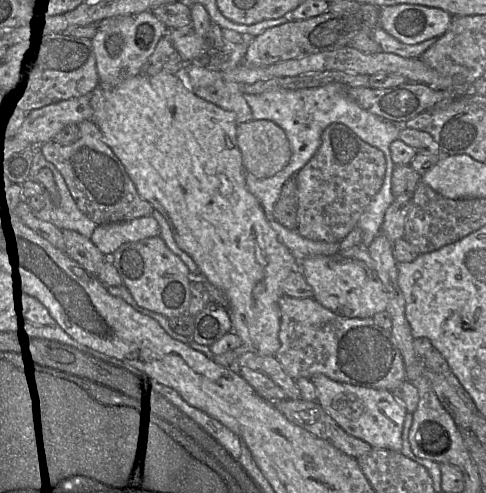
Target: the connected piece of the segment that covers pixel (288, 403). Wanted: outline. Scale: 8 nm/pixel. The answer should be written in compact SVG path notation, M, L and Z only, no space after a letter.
M284 399L273 402L293 424L314 436L328 441L335 448L357 459L372 447L362 439L347 434L319 405L317 401Z

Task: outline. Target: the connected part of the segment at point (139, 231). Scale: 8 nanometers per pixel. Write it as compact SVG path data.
M152 215L128 221L98 225L90 240L106 256L121 245L160 235L160 226Z

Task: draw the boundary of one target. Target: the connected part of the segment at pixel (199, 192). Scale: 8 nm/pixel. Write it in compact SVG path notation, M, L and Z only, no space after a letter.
M159 72L149 76L140 73L125 78L112 89L103 89L98 86L90 93L90 103L93 109L92 121L102 133L105 143L113 150L123 164L127 174L136 186L141 196L160 212L168 222L177 245L195 261L202 275L208 281L221 289L228 298L228 312L232 330L241 338L243 348L263 356L275 356L279 347L279 330L281 313L279 300L283 296L282 282L292 271L299 269L299 262L289 249L278 239L276 232L270 226L264 210L257 198L246 187L246 171L242 162L242 155L237 144L237 122L231 111L196 96L188 87L185 80L168 72Z

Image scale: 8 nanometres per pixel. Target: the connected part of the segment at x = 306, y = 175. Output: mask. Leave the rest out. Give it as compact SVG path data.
M342 124L326 127L317 152L295 175L297 232L313 241L340 242L357 226L365 208L380 190L385 171L382 151L362 141Z

